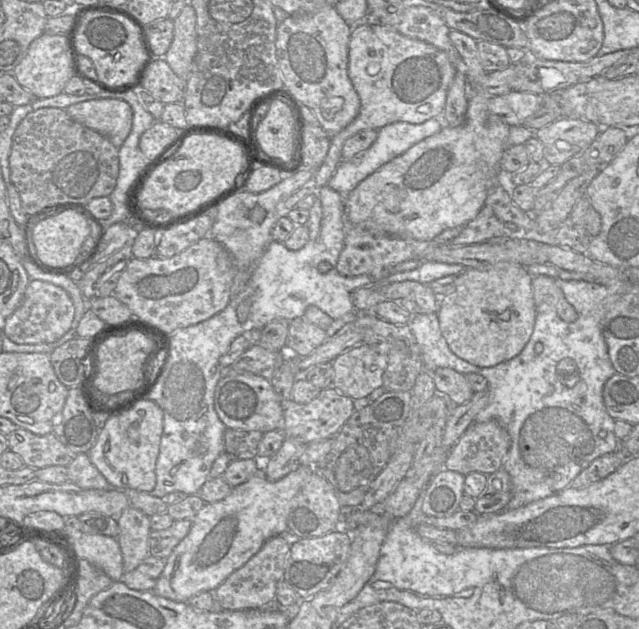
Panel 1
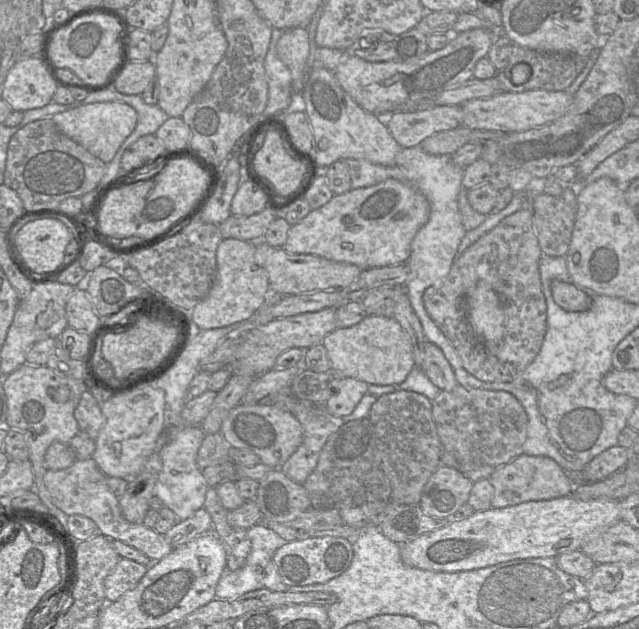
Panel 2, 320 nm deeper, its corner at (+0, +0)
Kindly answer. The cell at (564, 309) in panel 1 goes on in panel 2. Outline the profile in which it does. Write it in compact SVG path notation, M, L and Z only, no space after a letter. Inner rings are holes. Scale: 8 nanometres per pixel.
M522 207L467 248L453 262L449 274L441 283L425 290L422 299L429 317L449 339L463 367L479 380L511 382L539 353L547 331L547 305L539 268L542 255L533 211ZM480 281L491 285L505 313L505 335L500 343L484 343L475 334L468 319L466 296Z

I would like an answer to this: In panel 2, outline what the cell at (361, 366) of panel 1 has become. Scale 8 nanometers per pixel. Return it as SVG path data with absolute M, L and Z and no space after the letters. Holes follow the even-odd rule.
M341 377L338 381L338 391L326 401L325 407L334 416L347 416L367 393L368 386L368 383L359 379Z

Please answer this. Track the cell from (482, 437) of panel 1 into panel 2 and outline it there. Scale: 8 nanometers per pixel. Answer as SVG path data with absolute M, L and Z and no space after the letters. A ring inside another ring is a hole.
M458 384L451 391L441 391L440 394L432 401L432 416L437 428L438 437L443 445L443 450L450 452L457 459L459 463L458 471L463 473L472 482L476 482L481 479L489 479L496 469L523 454L523 445L527 439L528 432L527 414L519 400L507 391L484 390L472 387L463 387Z

